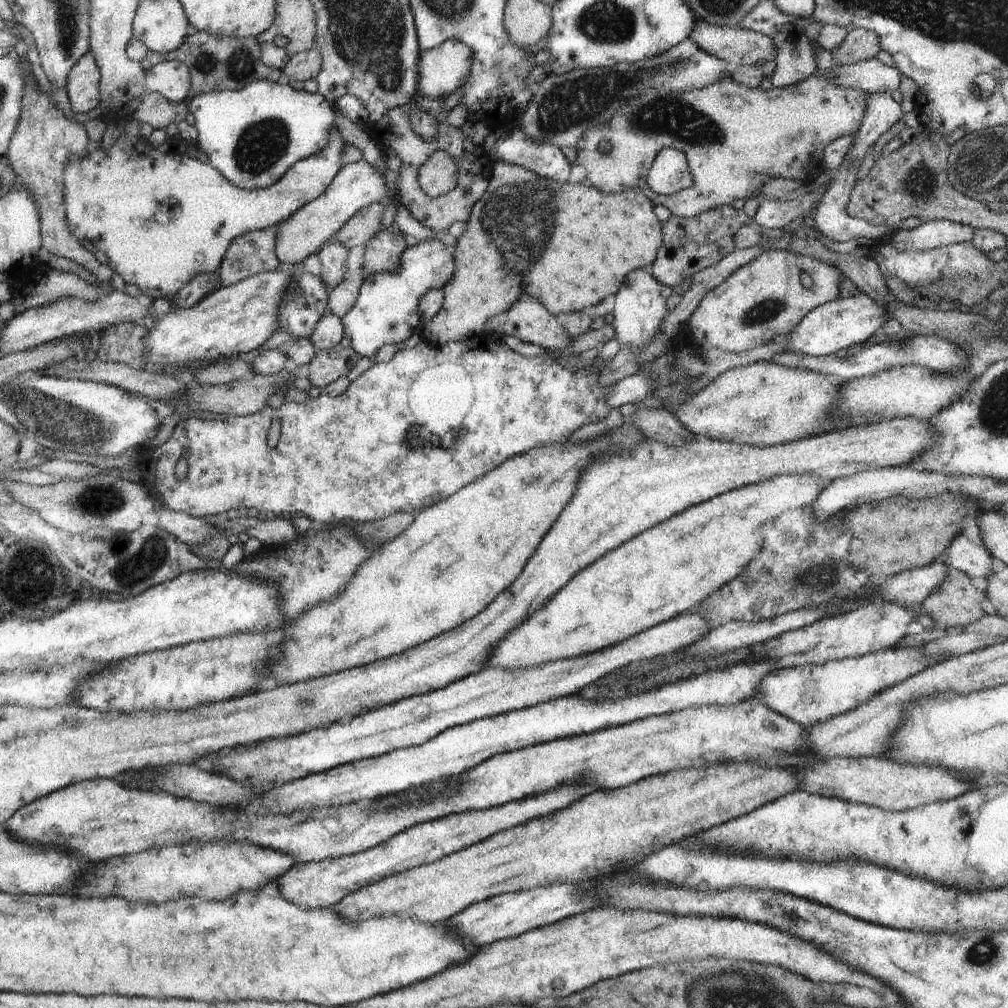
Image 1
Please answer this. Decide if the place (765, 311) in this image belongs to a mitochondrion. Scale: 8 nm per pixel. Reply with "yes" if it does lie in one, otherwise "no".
yes

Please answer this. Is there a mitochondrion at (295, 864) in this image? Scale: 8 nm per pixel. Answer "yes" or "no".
no

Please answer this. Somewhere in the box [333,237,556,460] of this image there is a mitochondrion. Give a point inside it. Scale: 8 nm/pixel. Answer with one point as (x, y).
(453, 439)

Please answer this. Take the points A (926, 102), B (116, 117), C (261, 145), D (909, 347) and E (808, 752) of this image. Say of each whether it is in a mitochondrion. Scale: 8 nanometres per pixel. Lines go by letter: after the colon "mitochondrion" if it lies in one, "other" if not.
A: other
B: other
C: mitochondrion
D: mitochondrion
E: other

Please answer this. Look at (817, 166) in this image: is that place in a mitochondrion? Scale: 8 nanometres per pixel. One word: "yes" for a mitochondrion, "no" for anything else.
no

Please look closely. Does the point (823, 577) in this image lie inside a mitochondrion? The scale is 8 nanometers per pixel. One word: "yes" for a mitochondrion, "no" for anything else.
yes

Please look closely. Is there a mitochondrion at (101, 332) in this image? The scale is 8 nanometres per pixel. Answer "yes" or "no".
no

